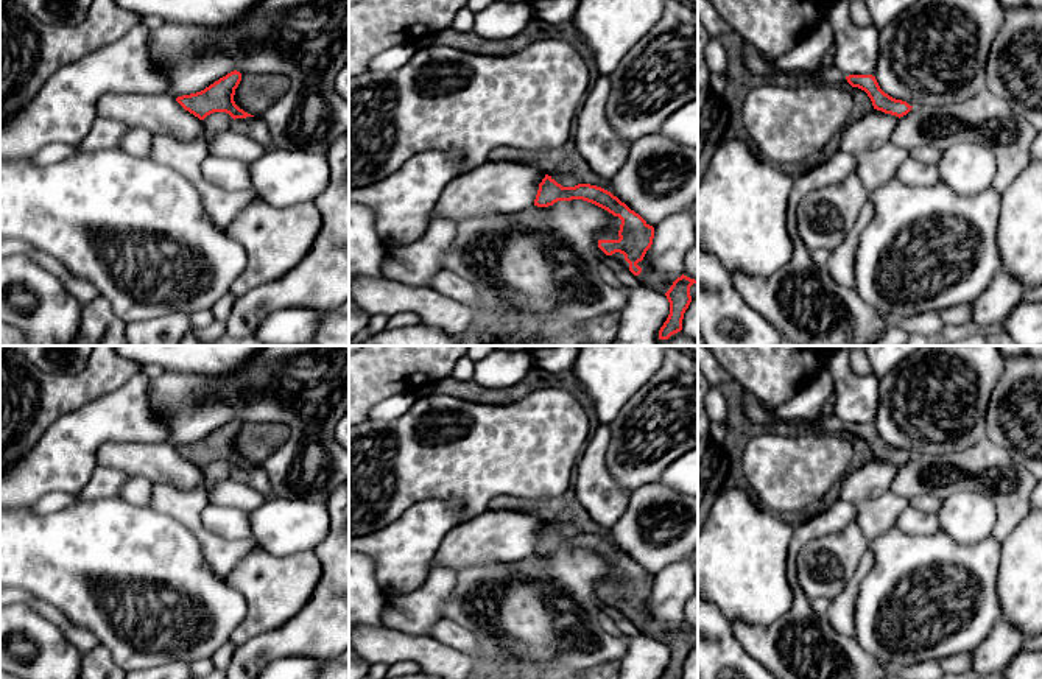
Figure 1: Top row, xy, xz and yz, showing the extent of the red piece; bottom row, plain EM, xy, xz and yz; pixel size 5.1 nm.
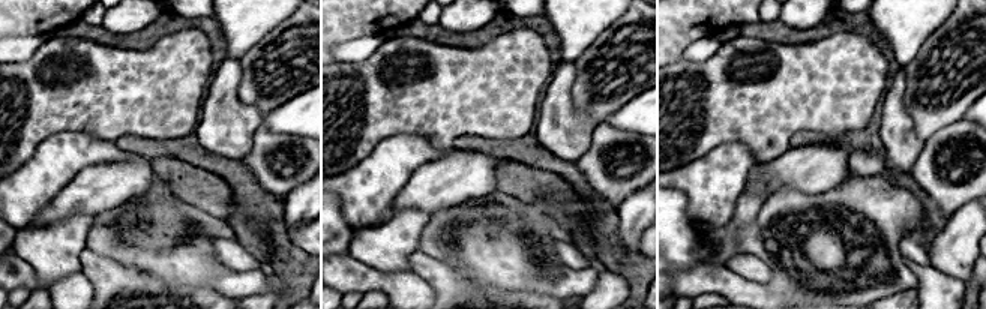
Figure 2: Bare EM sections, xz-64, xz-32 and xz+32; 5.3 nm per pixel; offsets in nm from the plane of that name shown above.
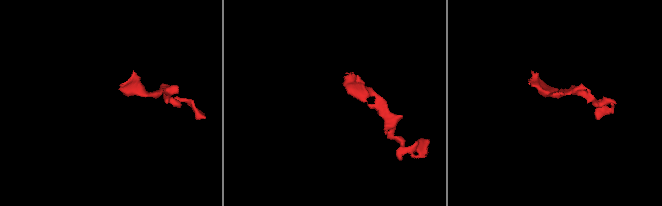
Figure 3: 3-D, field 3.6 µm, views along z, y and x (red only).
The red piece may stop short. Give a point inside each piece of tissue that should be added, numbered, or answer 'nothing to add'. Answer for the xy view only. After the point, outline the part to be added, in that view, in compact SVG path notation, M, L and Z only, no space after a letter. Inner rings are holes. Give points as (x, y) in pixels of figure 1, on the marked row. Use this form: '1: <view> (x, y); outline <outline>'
nothing to add

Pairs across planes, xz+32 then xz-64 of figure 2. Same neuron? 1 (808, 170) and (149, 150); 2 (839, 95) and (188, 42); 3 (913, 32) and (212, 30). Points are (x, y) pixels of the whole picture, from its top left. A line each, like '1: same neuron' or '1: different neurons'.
1: different neurons
2: same neuron
3: different neurons

